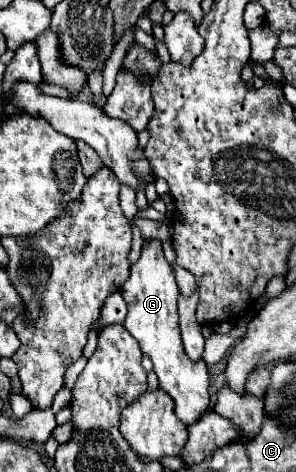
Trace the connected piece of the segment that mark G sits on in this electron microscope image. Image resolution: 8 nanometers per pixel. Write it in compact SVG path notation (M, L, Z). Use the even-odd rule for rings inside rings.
M143 239L141 257L131 265L131 275L121 287L121 295L127 303L125 327L139 341L141 351L151 357L159 385L175 401L175 413L185 425L199 421L201 413L209 405L209 375L205 361L193 363L183 351L179 321L177 321L177 299L179 287L175 281L175 271L163 255L159 239Z

